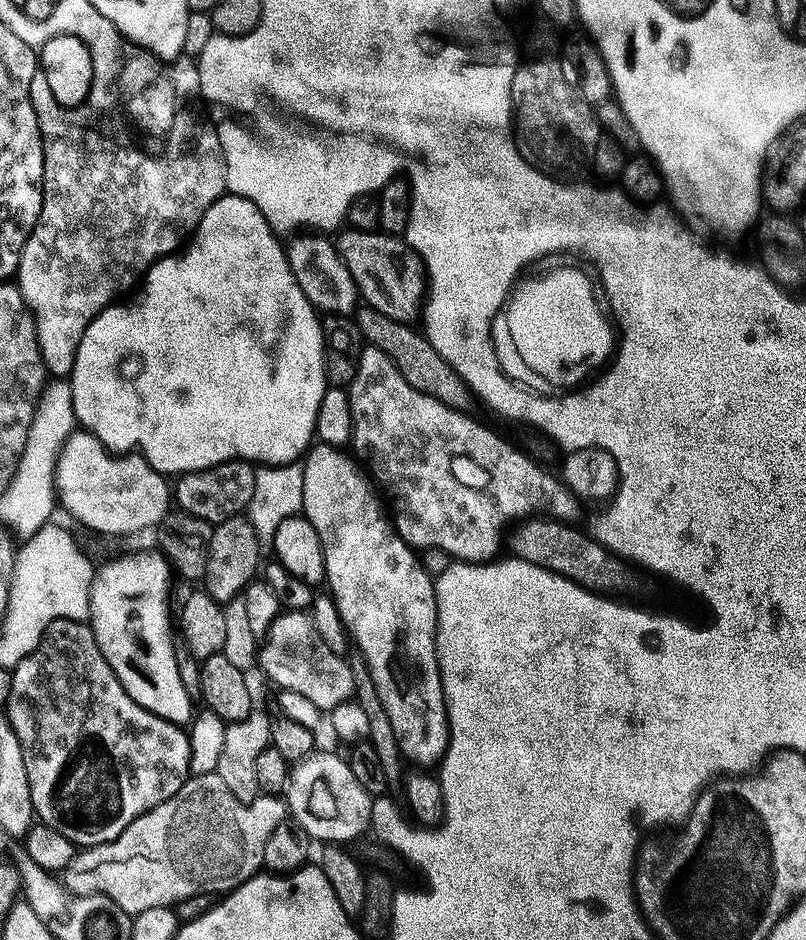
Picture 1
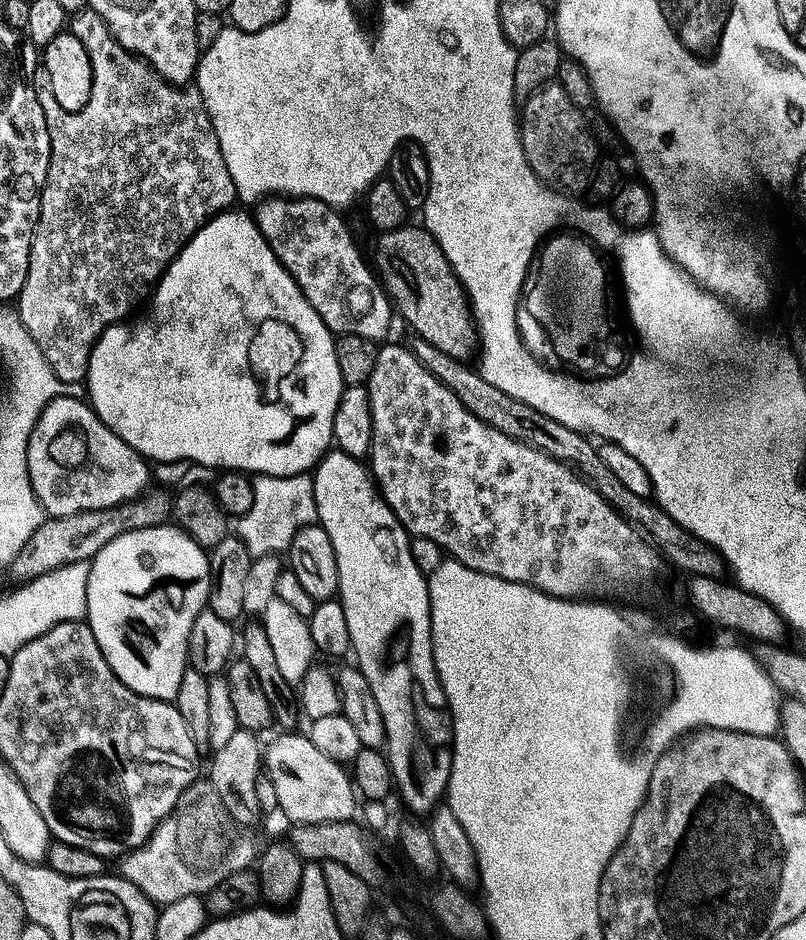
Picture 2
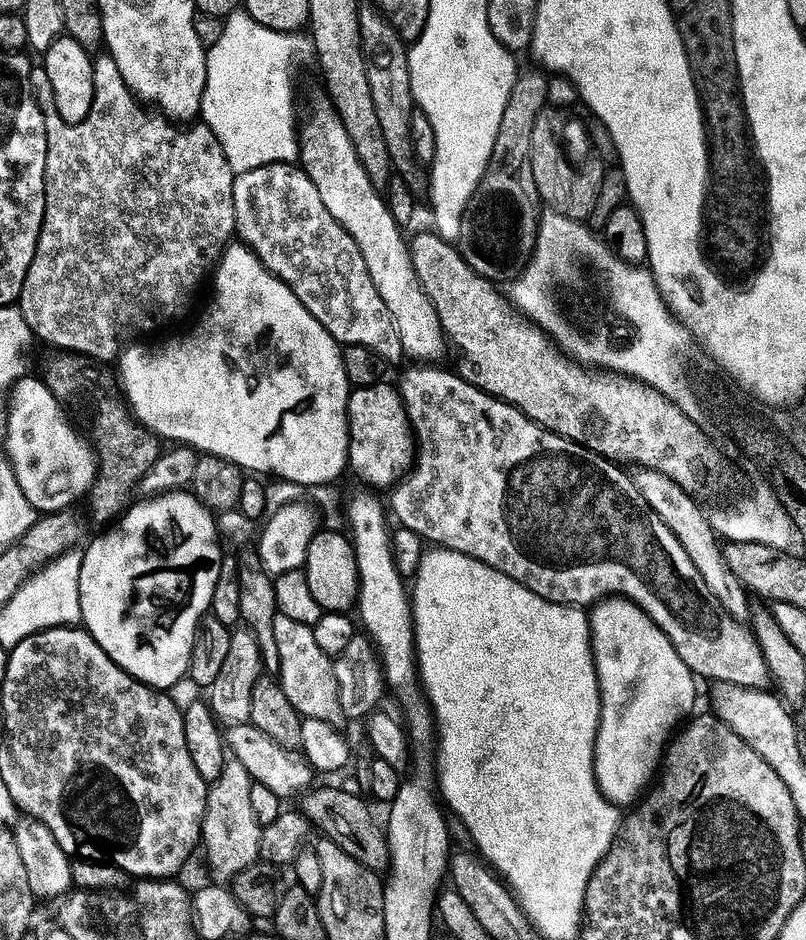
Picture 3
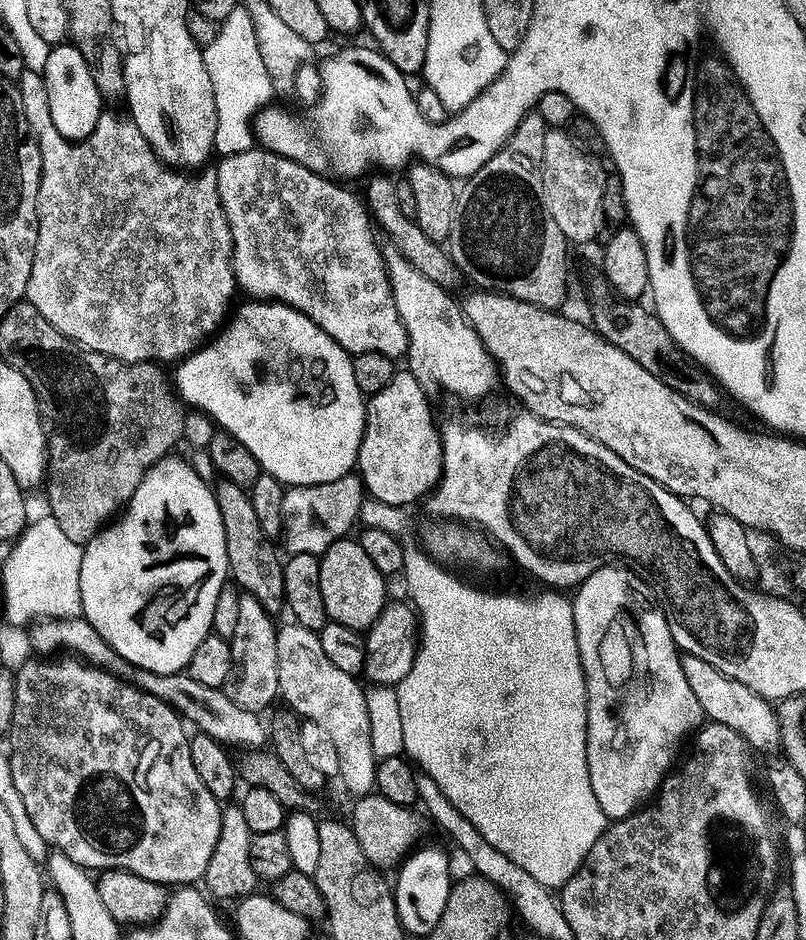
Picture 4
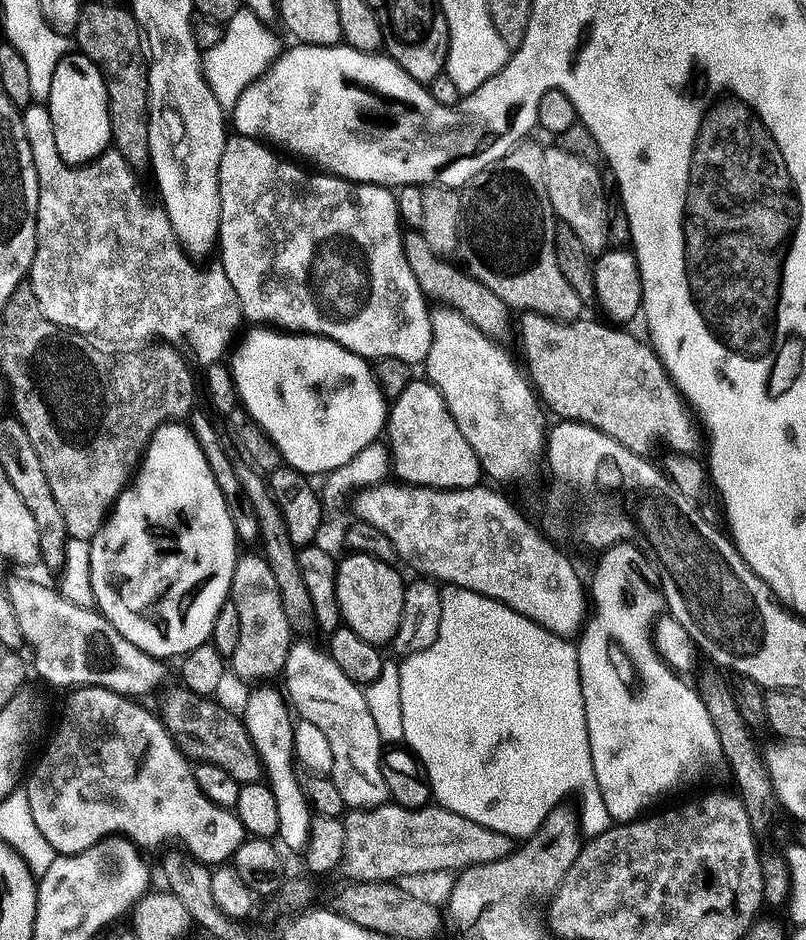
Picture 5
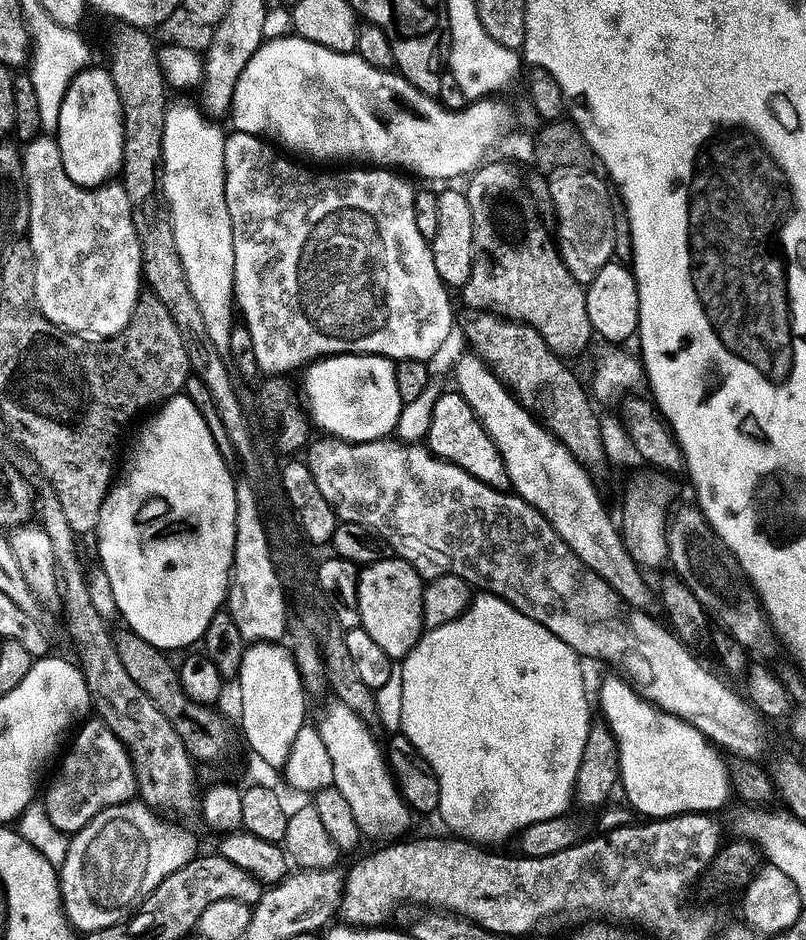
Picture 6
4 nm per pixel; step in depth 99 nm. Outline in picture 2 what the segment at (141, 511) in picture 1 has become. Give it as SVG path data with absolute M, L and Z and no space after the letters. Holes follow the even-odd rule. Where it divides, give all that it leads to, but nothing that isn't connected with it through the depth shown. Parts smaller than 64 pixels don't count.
M58 398L47 405L29 440L28 466L31 484L47 517L111 511L118 505L141 499L151 487L151 465L140 453L110 430L91 408L78 398Z

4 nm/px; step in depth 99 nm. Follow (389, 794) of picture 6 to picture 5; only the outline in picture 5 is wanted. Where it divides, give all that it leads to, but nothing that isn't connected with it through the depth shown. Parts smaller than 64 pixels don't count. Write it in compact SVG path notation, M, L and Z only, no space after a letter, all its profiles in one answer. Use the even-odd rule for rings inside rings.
M298 640L288 649L282 678L286 680L284 690L289 705L300 720L313 723L329 739L334 753L334 770L330 778L335 782L335 788L341 791L345 805L357 811L383 806L390 798L381 768L384 743L366 702L364 690L345 676L329 653L323 649L321 651L310 643L312 642L308 640Z

